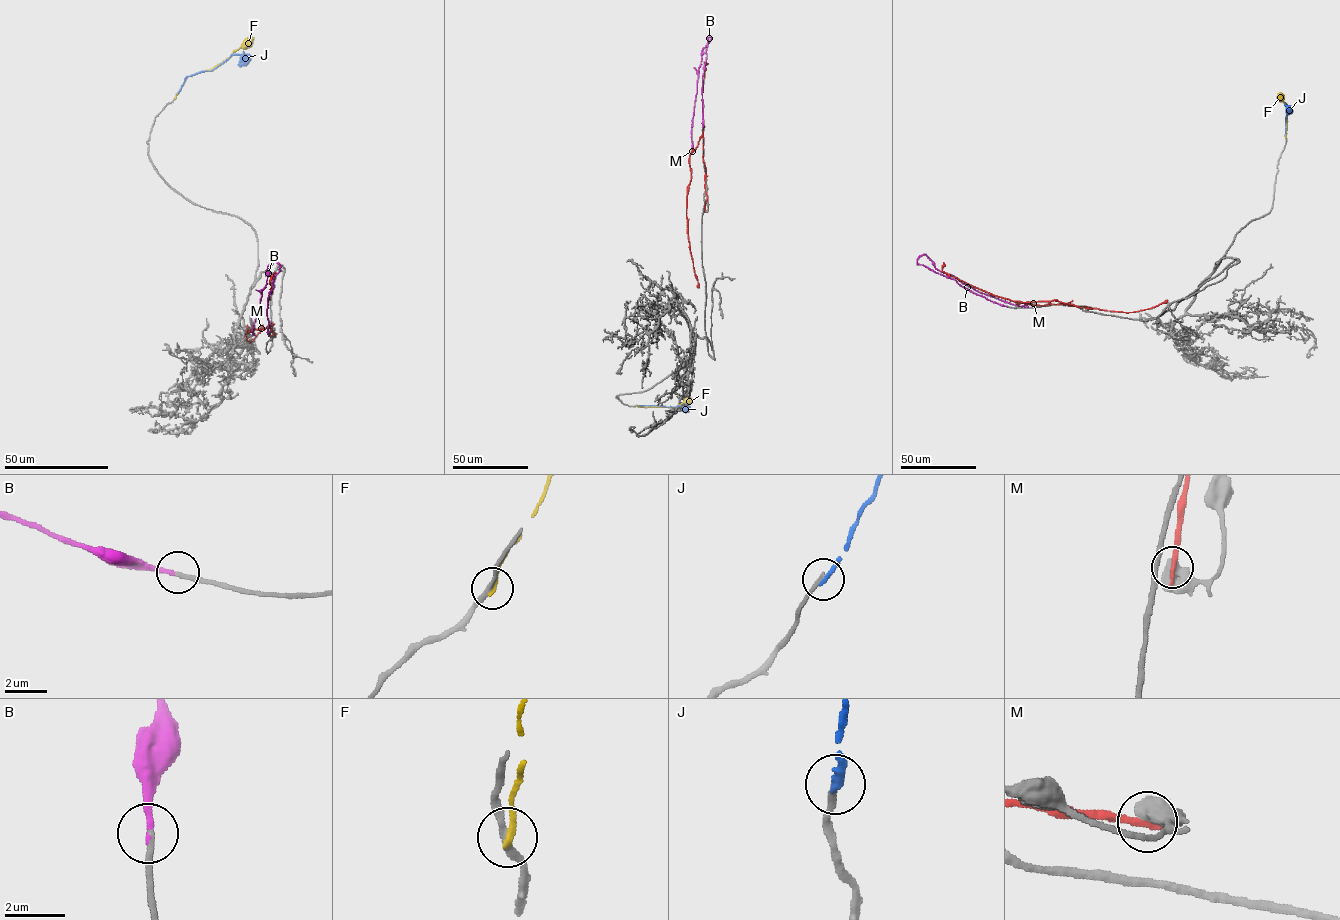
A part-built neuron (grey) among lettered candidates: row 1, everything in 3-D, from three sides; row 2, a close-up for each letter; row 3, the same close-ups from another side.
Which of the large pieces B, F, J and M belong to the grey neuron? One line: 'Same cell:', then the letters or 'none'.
Same cell: B

